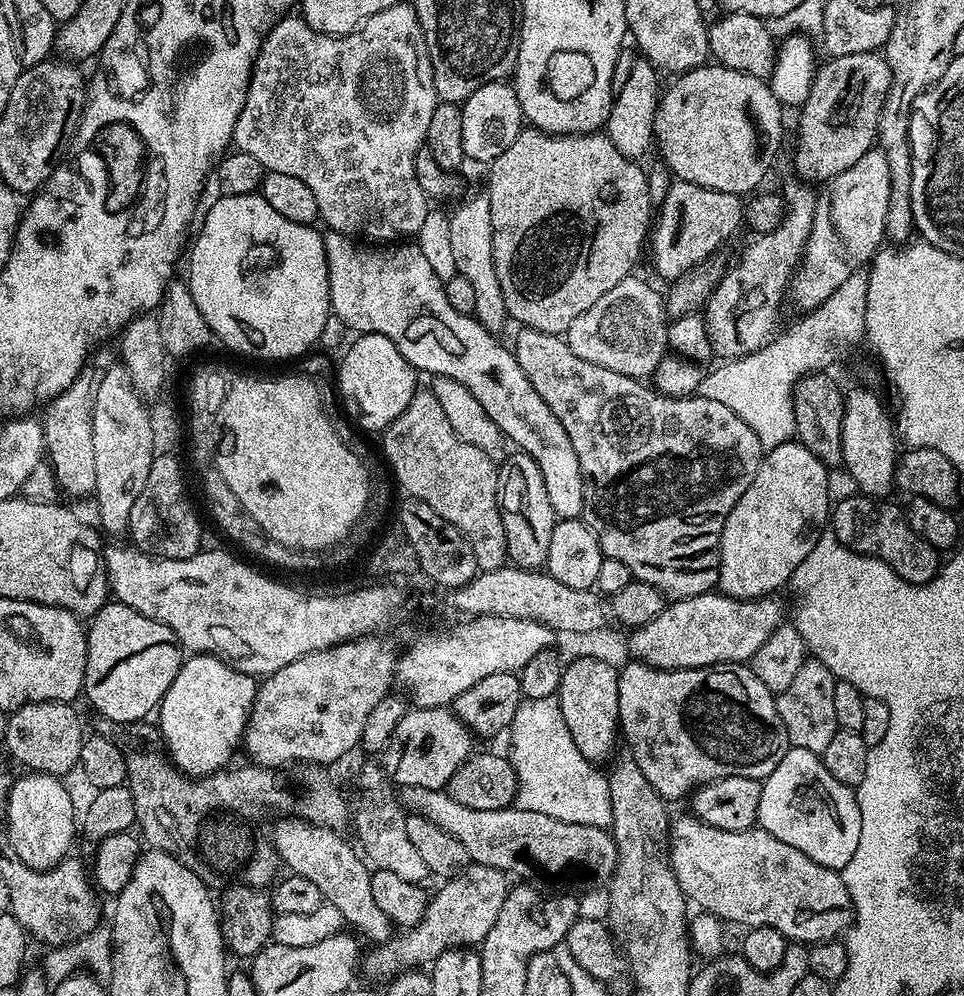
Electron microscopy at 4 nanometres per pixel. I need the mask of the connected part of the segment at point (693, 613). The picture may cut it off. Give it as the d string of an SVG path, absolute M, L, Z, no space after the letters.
M719 590L703 592L697 596L691 596L685 600L673 599L671 603L664 607L662 614L658 614L658 618L650 618L650 622L646 622L641 628L635 629L631 633L632 636L628 640L628 648L633 652L635 659L641 664L649 664L655 668L665 668L666 670L678 670L679 668L713 668L715 664L744 664L751 661L754 654L758 654L758 650L762 646L762 642L766 642L766 638L770 638L770 634L774 634L774 630L778 630L780 624L785 623L784 608L772 596L762 596L759 600L735 600L733 596L726 596Z

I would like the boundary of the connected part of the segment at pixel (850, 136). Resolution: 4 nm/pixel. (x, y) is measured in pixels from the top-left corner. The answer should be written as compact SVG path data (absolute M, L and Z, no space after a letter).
M880 52L833 56L825 61L817 67L806 102L798 108L800 125L792 164L804 182L833 180L874 147L878 118L892 81L890 66Z

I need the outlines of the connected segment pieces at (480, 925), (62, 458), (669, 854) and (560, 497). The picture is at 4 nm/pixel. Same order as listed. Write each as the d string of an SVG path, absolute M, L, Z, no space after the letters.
M469 863L462 874L443 881L429 899L428 909L413 928L403 934L393 935L385 944L377 944L362 960L362 972L368 976L395 978L402 972L431 965L447 948L479 946L497 921L498 912L510 889L509 877L498 868Z
M90 364L85 365L71 386L45 405L44 416L40 418L46 456L53 477L72 496L89 497L96 489L92 432L92 397L96 373L92 367Z
M685 814L671 821L666 845L666 859L685 897L697 904L697 909L715 916L721 922L744 924L745 929L770 926L790 942L811 946L824 940L843 937L852 927L852 899L837 869L818 866L814 858L806 858L802 850L786 846L766 829L753 826L746 830L718 830L697 816Z
M327 231L324 235L324 245L326 246L326 266L328 267L328 281L330 282L330 302L332 303L331 315L336 316L348 328L353 328L353 333L363 334L373 332L374 334L382 334L386 338L390 338L390 342L394 342L394 346L398 346L398 350L402 354L402 358L406 358L406 362L410 362L417 373L424 374L429 372L429 377L445 376L446 378L454 378L454 382L462 382L462 386L466 386L466 390L470 390L470 394L474 394L474 398L478 398L478 406L482 406L482 410L494 422L494 426L498 426L498 430L509 441L516 443L515 447L519 451L530 454L530 458L534 458L534 462L538 462L538 470L542 470L542 478L546 482L546 494L550 498L550 506L554 506L554 514L557 520L578 520L584 514L584 479L582 478L582 470L578 466L578 454L574 454L574 445L570 443L570 434L566 434L566 430L562 430L562 422L558 422L558 418L554 418L554 410L550 410L550 406L546 406L546 402L542 402L542 398L538 398L538 390L534 390L534 386L530 382L530 378L526 378L526 374L522 374L522 366L518 366L516 361L516 353L511 347L508 348L502 341L487 328L477 322L473 315L458 314L458 310L454 310L454 306L450 306L450 302L446 298L446 290L444 289L444 281L438 278L438 274L434 274L434 270L430 267L430 262L426 262L426 254L418 244L412 242L402 242L391 246L375 246L367 244L353 237L342 235L341 232Z

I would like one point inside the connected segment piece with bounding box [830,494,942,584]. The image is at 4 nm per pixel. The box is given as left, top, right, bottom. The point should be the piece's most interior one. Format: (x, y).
(873, 526)

